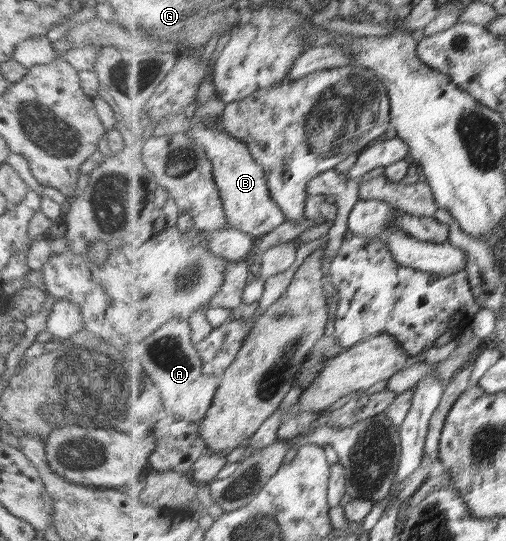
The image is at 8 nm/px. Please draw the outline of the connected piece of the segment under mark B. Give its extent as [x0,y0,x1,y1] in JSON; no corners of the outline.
[188,124,288,240]

